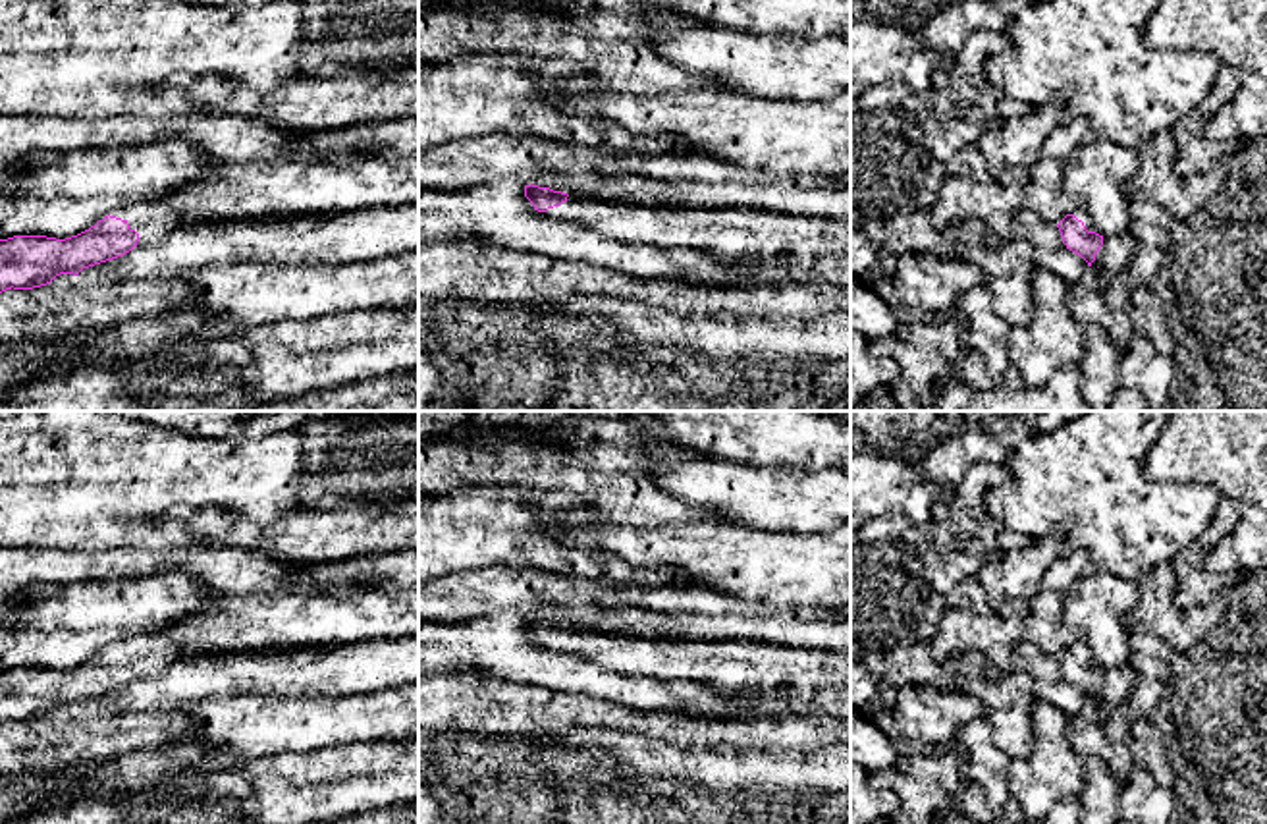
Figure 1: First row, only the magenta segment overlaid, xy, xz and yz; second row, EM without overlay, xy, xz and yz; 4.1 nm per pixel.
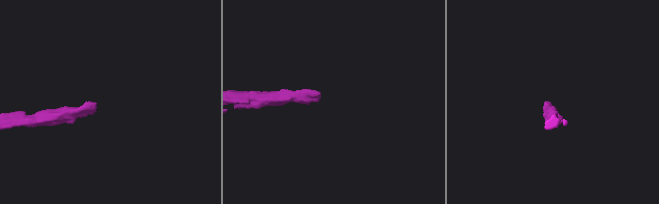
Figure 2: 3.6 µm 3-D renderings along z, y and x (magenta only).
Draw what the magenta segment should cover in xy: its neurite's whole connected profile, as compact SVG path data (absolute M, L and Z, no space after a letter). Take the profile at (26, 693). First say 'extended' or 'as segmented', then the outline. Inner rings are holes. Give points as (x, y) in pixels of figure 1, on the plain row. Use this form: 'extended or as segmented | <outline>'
extended | M133 635L66 672L46 668L0 672L0 726L12 720L40 720L60 706L77 708L83 700L158 673L174 660L216 652L210 646L177 645L156 635Z

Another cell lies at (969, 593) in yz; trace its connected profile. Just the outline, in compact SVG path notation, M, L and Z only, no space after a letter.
M966 577L964 581L960 581L947 596L947 606L966 608L976 614L991 610L987 602L987 594L982 589L982 585L976 581L976 577Z

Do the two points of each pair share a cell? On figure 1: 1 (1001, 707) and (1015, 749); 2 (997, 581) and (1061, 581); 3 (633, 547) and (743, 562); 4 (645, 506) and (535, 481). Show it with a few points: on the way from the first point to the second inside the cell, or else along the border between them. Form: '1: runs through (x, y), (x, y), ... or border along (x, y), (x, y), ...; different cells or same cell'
1: runs through (1009, 716), (1015, 740); same cell
2: border along (1057, 554), (1040, 589), (1028, 601); different cells
3: runs through (660, 552), (716, 554); same cell
4: runs through (618, 496), (600, 494), (583, 479), (562, 479); same cell

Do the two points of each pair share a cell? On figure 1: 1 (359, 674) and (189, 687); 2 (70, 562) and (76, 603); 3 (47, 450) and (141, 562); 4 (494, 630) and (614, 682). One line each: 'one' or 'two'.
1: one
2: two
3: two
4: one

